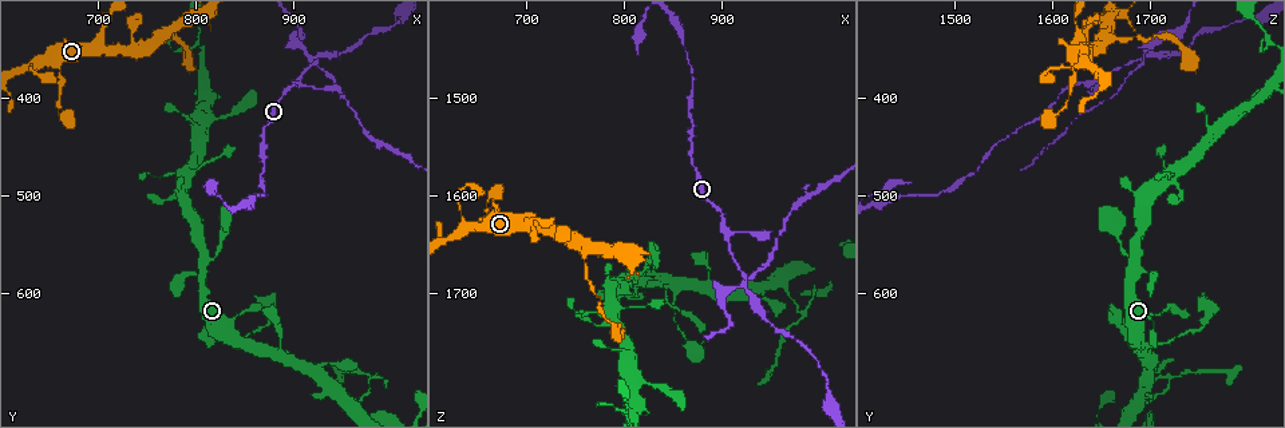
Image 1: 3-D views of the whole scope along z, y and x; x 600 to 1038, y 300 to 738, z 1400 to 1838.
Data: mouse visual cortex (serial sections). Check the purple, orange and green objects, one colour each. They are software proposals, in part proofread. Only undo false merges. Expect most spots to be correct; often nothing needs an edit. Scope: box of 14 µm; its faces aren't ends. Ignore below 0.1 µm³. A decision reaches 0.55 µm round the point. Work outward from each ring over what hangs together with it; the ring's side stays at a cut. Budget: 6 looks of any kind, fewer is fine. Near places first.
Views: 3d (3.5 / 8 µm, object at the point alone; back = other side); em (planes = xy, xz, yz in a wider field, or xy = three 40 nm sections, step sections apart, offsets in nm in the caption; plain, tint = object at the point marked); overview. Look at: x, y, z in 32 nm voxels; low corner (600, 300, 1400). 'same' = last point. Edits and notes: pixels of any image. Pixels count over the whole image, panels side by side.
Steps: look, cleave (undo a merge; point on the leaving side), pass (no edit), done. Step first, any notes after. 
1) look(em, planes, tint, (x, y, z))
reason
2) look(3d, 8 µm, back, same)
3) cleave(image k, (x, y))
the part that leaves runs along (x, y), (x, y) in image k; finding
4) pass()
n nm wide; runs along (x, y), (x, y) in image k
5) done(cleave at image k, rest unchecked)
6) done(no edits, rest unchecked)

look(3d, 3.5 µm, (985, 685, 1725))
sharp bend

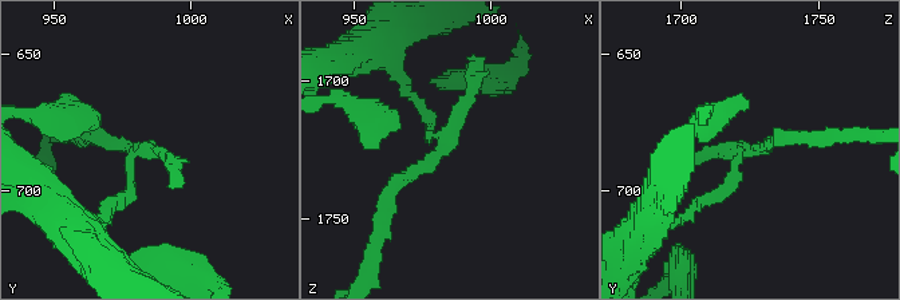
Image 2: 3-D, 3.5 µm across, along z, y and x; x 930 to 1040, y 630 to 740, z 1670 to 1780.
look(em, xy, step 5, tint, (982, 684, 1723))

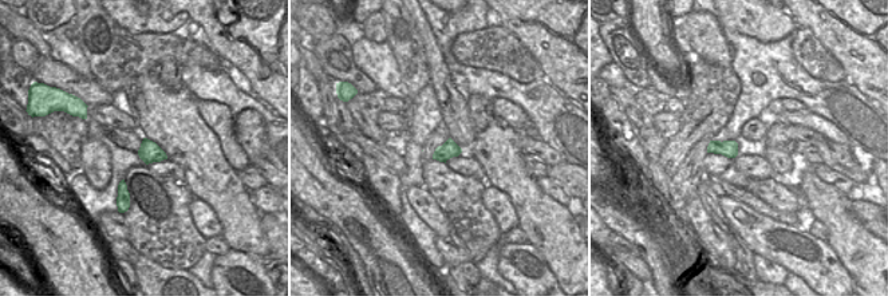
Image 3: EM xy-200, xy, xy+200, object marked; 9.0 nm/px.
cleave(image 2, (94, 135))
two cells meet here

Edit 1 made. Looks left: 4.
look(overview)
see it whole again

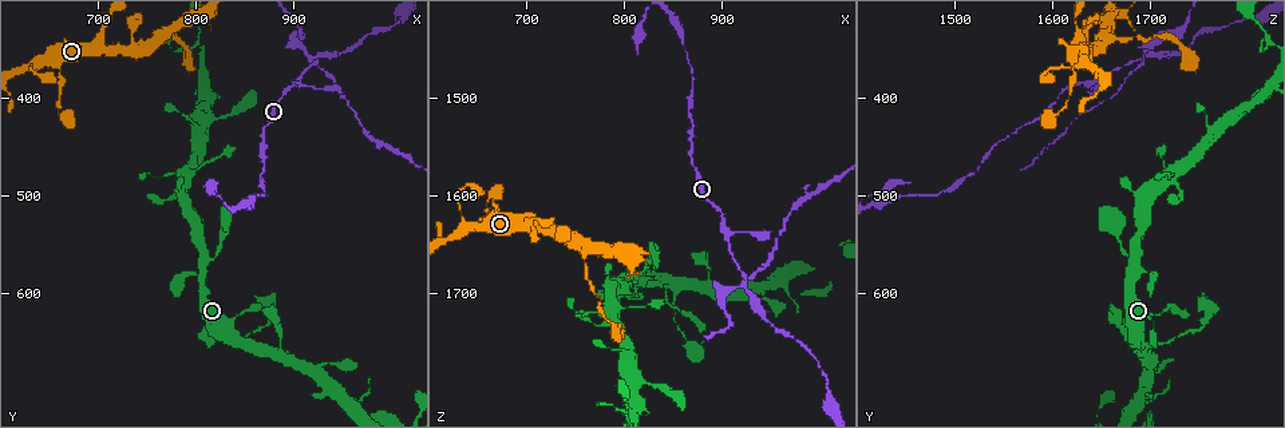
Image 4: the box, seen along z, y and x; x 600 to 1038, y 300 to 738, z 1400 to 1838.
look(3d, 3.5 µm, (925, 365, 1680))
four or more arms meet

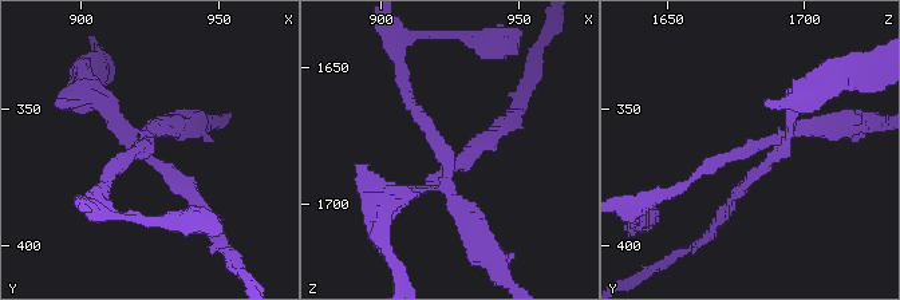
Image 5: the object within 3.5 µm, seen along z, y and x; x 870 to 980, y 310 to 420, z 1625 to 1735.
look(em, xy, step 1, tint, (922, 363, 1684))
4 arms; arms of 150, 150, 150, 200 nm; shape alone is not enough

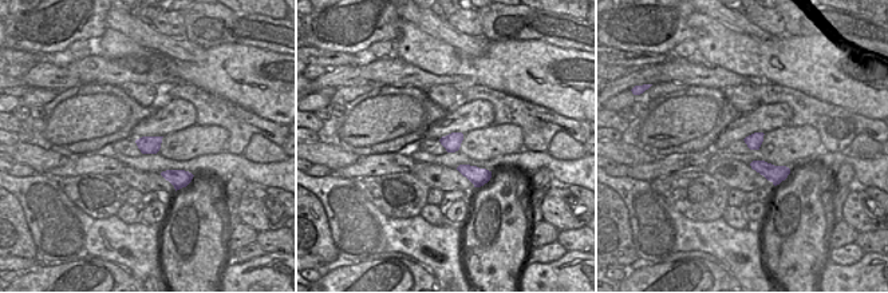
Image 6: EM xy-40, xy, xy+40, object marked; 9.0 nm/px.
look(em, xy, step 2, tint, same)
another direction

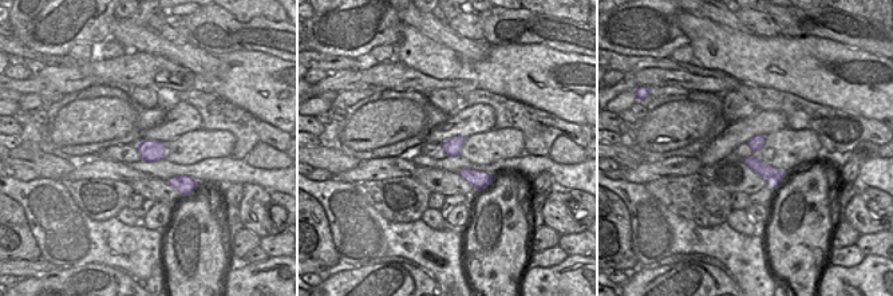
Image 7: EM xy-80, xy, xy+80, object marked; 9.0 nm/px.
cleave(image 5, (178, 180))
the part that leaves runs along (437, 182), (391, 196), (379, 227) in image 5; two cells meet here

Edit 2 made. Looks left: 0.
done(cleave at image 2, cleave at image 5, rest unchecked)

